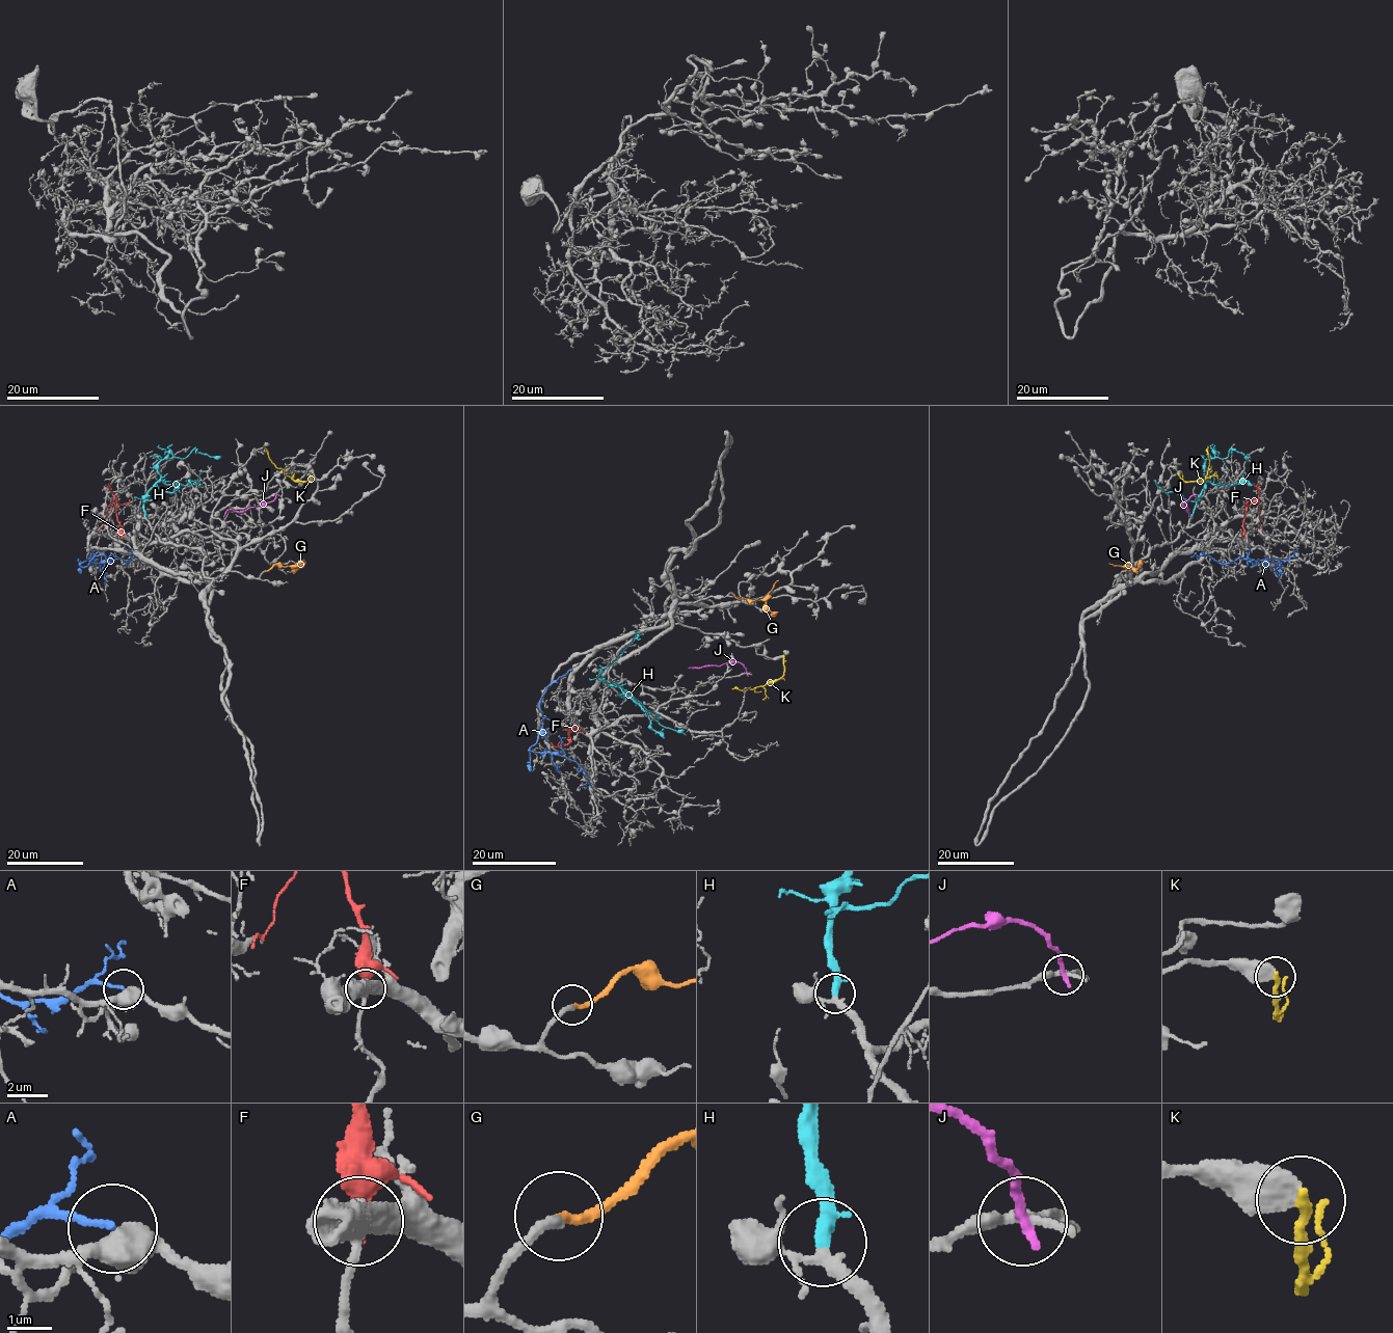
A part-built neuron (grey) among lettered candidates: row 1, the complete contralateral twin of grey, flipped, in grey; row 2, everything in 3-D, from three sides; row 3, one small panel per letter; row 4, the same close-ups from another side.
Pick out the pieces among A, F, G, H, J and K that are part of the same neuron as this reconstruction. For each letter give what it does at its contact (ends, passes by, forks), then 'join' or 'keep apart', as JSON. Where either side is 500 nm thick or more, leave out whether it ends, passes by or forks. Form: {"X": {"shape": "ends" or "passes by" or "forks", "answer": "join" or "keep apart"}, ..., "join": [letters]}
{"A": {"shape": "ends", "answer": "keep apart"}, "F": {"answer": "keep apart"}, "G": {"shape": "ends", "answer": "join"}, "H": {"shape": "ends", "answer": "join"}, "J": {"shape": "ends", "answer": "keep apart"}, "K": {"answer": "keep apart"}, "join": ["G", "H"]}

